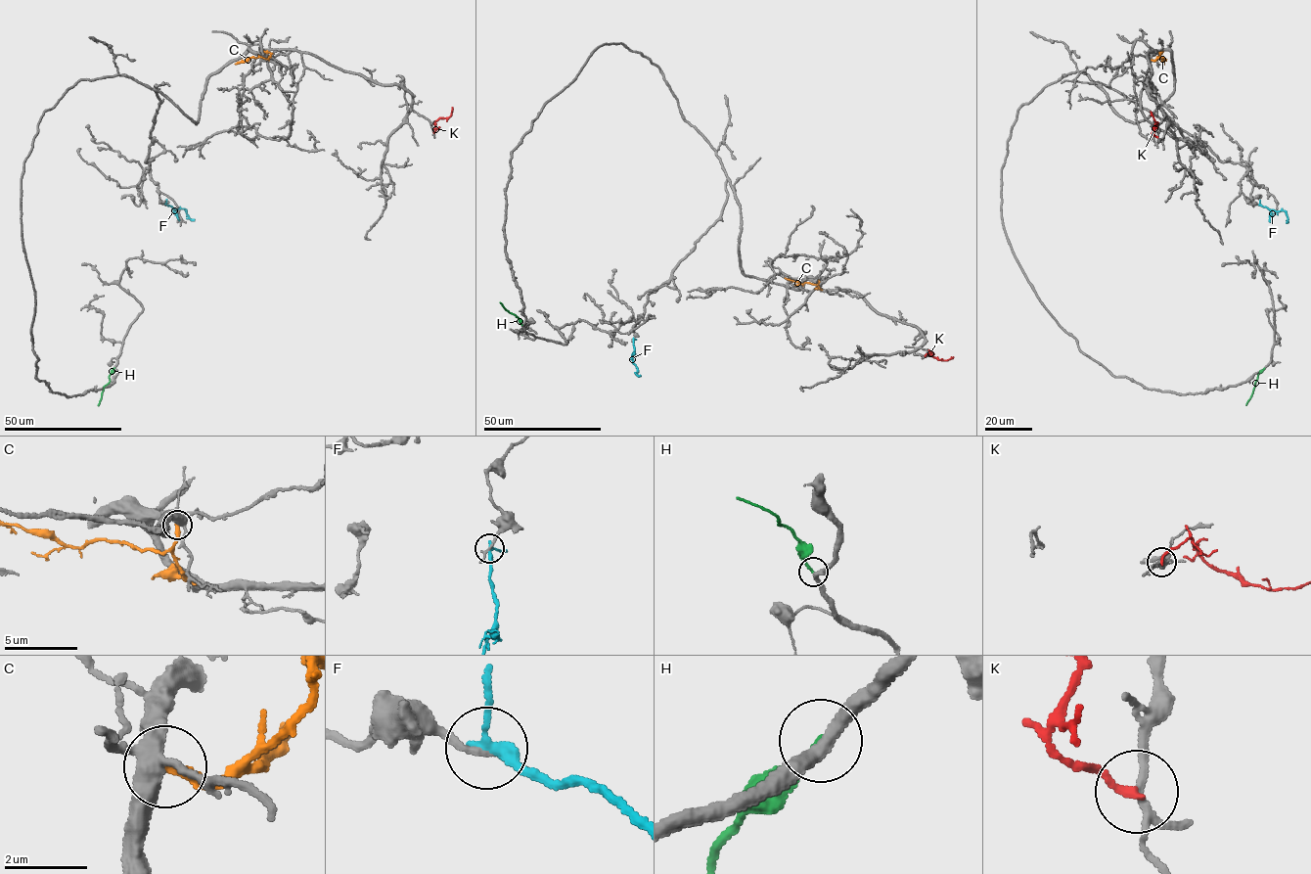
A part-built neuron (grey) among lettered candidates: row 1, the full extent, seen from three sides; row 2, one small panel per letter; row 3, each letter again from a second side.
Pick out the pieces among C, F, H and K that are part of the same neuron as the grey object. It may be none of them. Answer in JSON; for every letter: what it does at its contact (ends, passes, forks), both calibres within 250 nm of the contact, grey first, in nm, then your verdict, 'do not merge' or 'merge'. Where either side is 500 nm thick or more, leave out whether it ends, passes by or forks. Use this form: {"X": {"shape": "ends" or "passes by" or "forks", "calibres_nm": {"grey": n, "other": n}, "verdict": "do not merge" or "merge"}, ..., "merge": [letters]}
{"C": {"shape": "ends", "calibres_nm": {"grey": 440, "other": 240}, "verdict": "do not merge"}, "F": {"shape": "passes by", "calibres_nm": {"grey": 200, "other": 240}, "verdict": "do not merge"}, "H": {"shape": "ends", "calibres_nm": {"grey": 300, "other": 180}, "verdict": "do not merge"}, "K": {"shape": "ends", "calibres_nm": {"grey": 160, "other": 160}, "verdict": "do not merge"}, "merge": []}

